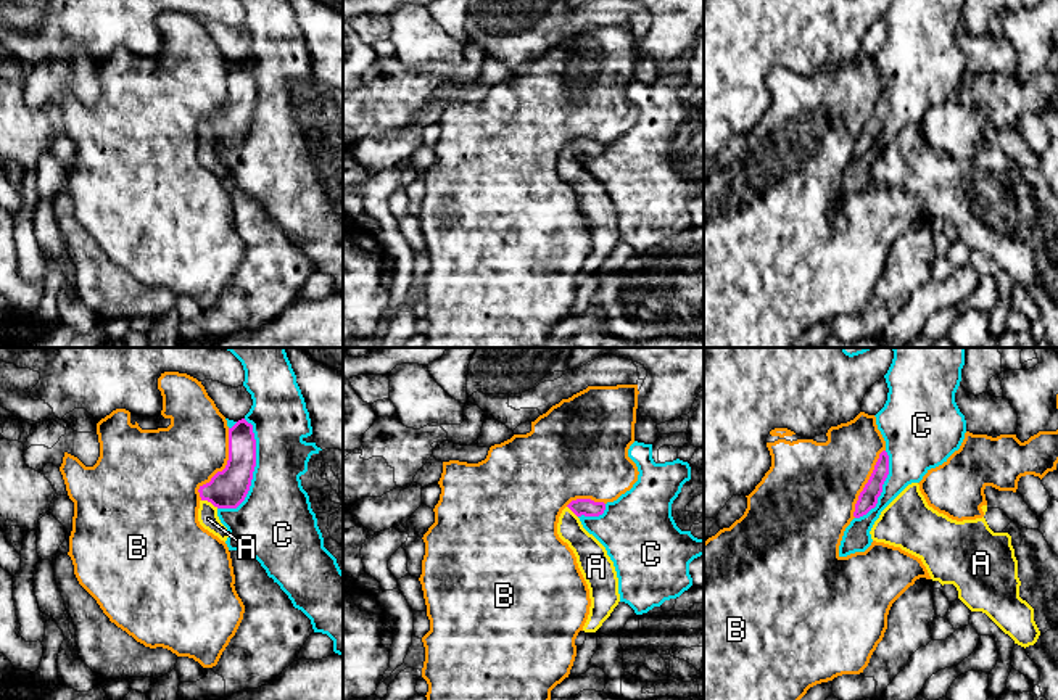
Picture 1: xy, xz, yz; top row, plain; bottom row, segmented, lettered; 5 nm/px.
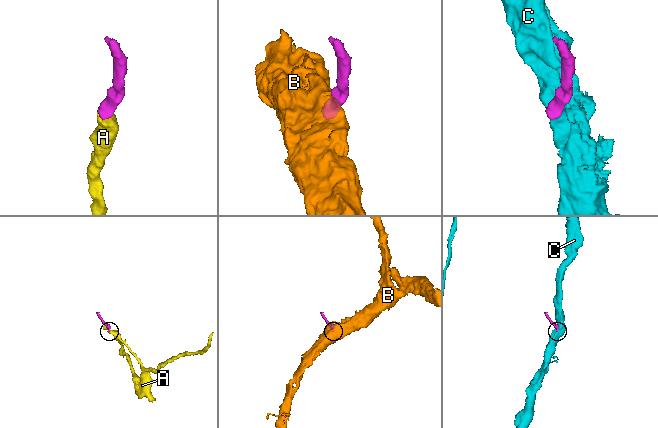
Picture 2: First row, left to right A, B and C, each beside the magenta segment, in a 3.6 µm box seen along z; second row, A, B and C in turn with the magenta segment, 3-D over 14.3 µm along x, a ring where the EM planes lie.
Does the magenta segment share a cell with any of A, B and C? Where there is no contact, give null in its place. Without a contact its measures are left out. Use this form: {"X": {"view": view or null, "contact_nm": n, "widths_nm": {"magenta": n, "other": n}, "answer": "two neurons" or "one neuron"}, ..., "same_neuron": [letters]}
{"A": {"view": "xy", "contact_nm": 100, "widths_nm": {"magenta": 190, "other": 100}, "answer": "one neuron"}, "B": {"view": "xy", "contact_nm": 380, "widths_nm": {"magenta": 190, "other": 340}, "answer": "two neurons"}, "C": {"view": "xy", "contact_nm": 480, "widths_nm": {"magenta": 190, "other": 360}, "answer": "two neurons"}, "same_neuron": ["A"]}

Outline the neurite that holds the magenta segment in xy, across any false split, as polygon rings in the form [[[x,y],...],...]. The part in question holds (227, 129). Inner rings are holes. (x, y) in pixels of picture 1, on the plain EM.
[[[245,58],[229,68],[229,100],[209,122],[200,126],[200,164],[227,180],[229,171],[217,156],[219,148],[237,148],[246,137],[256,106],[256,79],[253,64]]]

